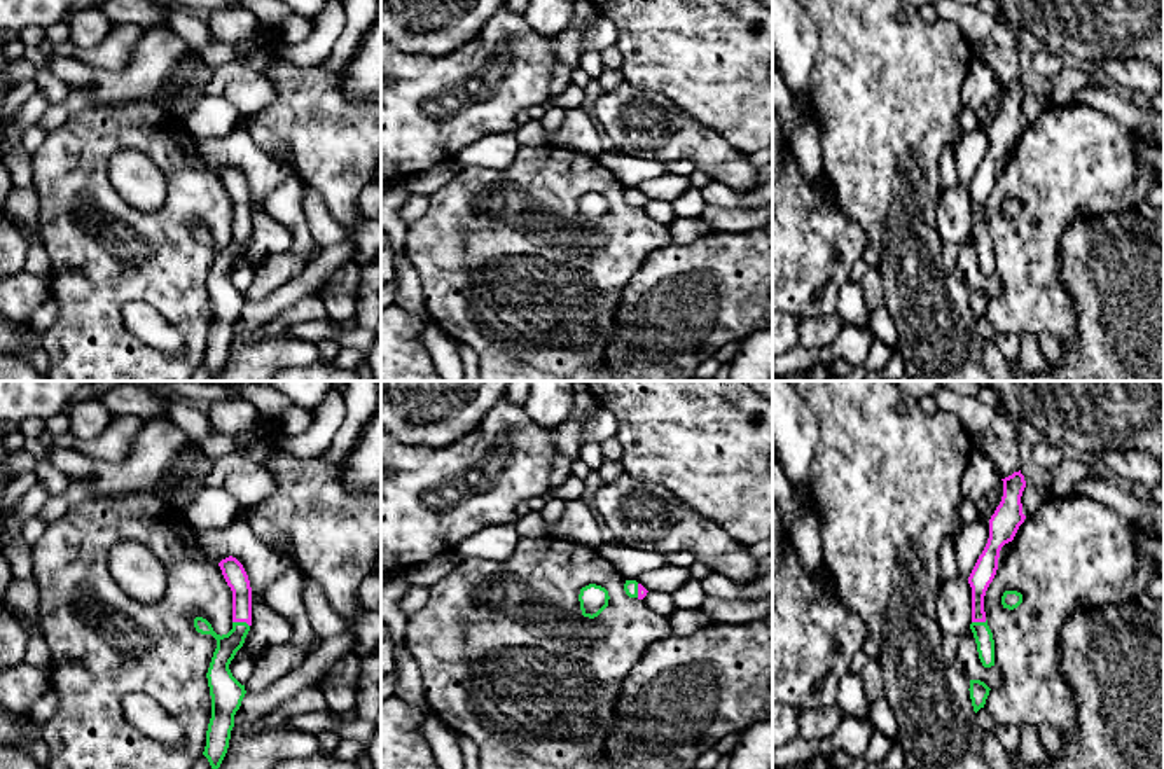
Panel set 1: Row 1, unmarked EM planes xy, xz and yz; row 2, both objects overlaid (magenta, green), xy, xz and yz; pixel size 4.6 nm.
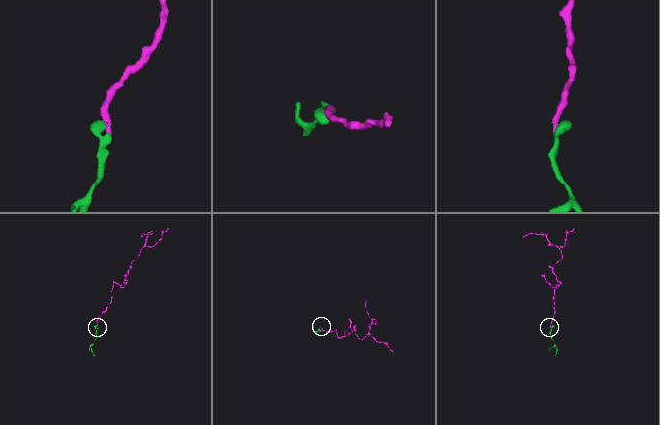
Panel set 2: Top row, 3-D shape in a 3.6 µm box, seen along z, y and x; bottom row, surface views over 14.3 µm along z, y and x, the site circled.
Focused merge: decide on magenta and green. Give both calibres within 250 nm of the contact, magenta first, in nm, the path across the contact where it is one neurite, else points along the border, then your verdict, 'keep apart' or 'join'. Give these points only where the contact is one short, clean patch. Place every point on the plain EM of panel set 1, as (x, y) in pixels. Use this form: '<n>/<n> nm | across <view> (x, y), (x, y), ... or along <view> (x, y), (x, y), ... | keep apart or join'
100/100 nm | across xy (233, 179), (242, 198), (242, 229), (240, 240), (228, 254) | join

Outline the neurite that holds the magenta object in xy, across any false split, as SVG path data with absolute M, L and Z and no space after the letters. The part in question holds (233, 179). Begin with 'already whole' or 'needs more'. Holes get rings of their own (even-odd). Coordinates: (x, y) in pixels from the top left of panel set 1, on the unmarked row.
needs more | M229 164L222 168L218 175L232 199L232 238L220 245L206 227L194 227L197 241L211 243L217 248L217 257L206 281L211 304L211 327L203 360L213 381L217 381L227 362L234 323L246 302L245 294L232 285L229 273L243 255L252 234L252 196L243 173L236 166Z

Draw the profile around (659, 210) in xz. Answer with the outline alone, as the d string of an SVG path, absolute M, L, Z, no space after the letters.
M648 199L643 211L664 225L669 225L676 218L671 203L664 199Z

